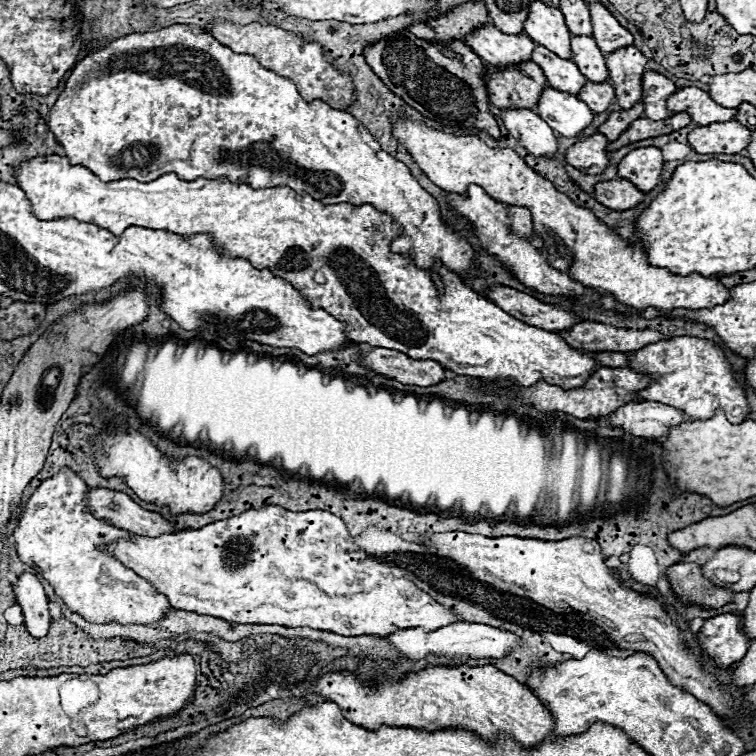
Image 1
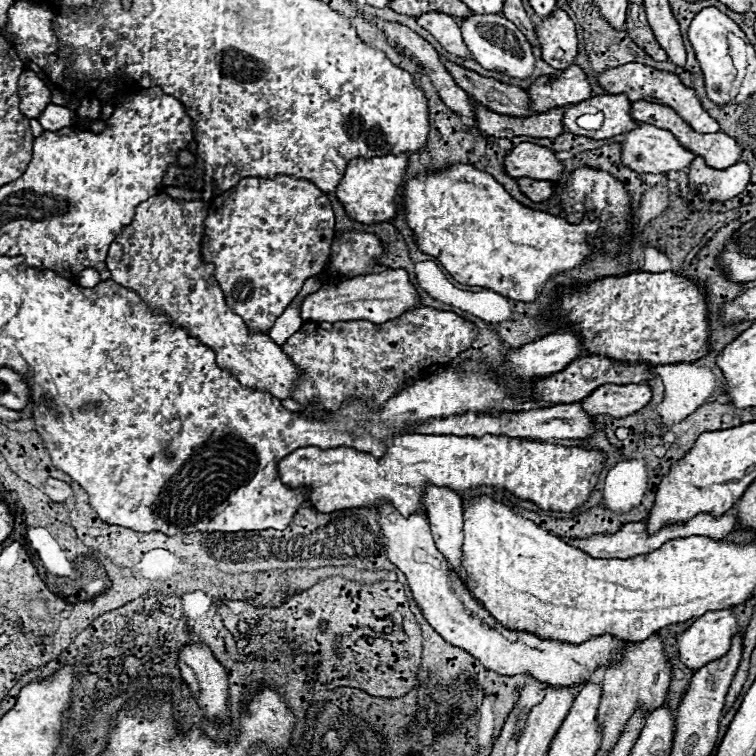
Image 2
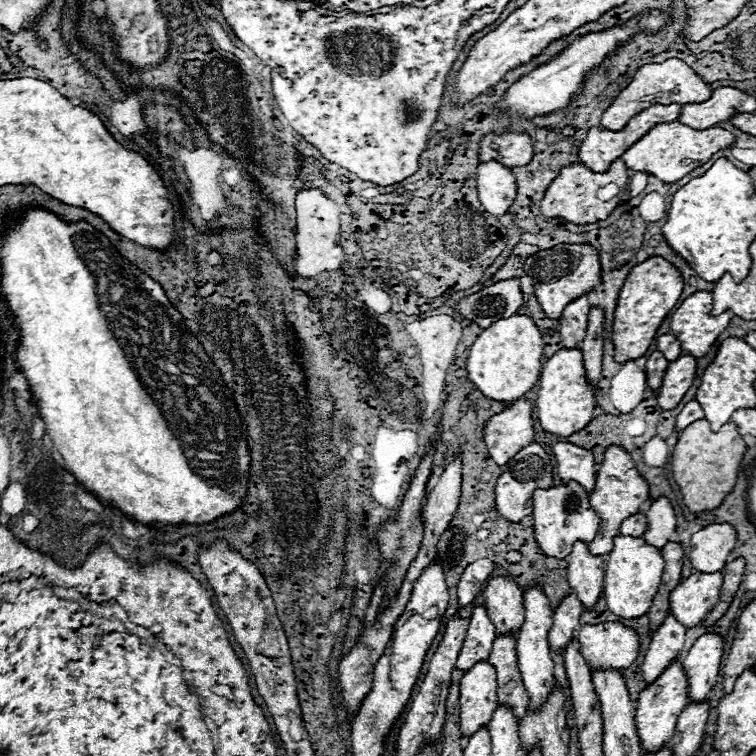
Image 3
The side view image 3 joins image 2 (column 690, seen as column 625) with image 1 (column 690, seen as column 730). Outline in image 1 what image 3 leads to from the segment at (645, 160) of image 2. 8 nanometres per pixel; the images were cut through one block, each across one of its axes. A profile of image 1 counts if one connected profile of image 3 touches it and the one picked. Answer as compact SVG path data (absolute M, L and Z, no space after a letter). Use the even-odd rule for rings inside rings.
M714 122L688 134L688 144L698 154L740 154L750 144L752 130L740 122Z

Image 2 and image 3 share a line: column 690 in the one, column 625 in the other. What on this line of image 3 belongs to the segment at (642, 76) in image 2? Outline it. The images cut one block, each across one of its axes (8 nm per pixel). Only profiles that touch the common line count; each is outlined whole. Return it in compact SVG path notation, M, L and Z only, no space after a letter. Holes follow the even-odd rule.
M668 58L660 64L644 64L636 70L632 82L604 110L602 126L612 132L618 132L620 128L624 128L628 124L628 120L632 116L636 116L636 112L642 112L644 108L650 108L654 104L672 104L672 102L692 104L692 102L704 102L704 100L708 100L708 96L712 96L712 86L708 82L704 82L702 76L698 76L684 60Z

